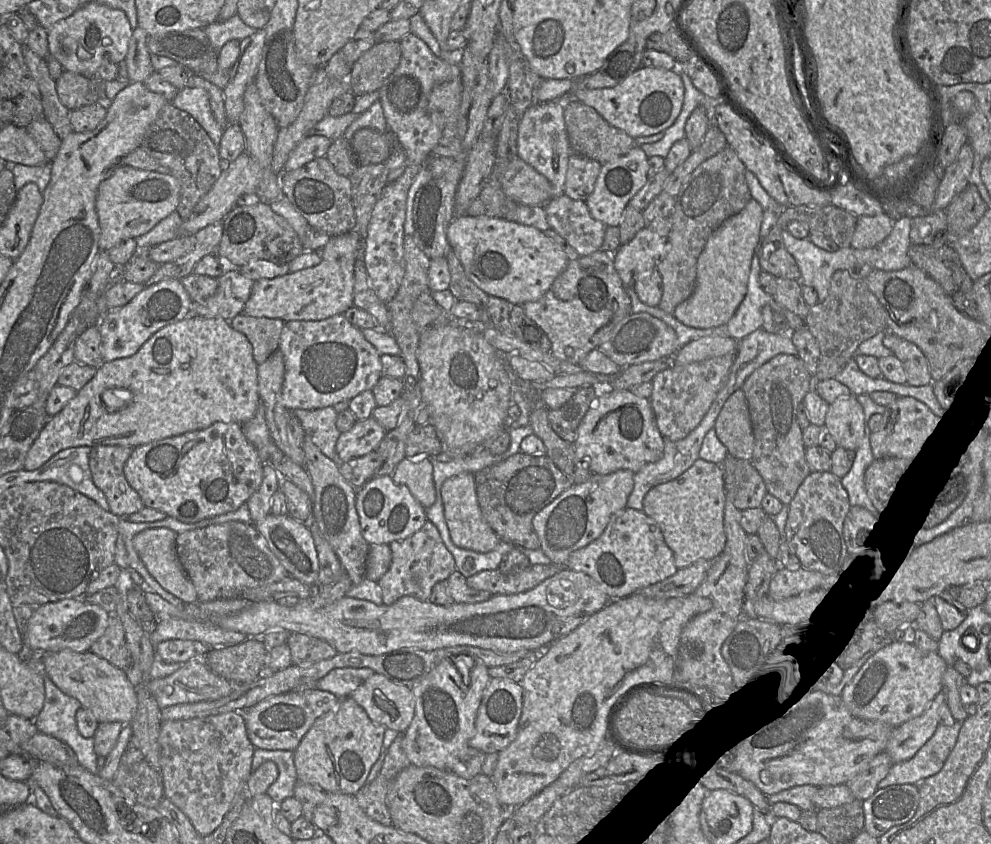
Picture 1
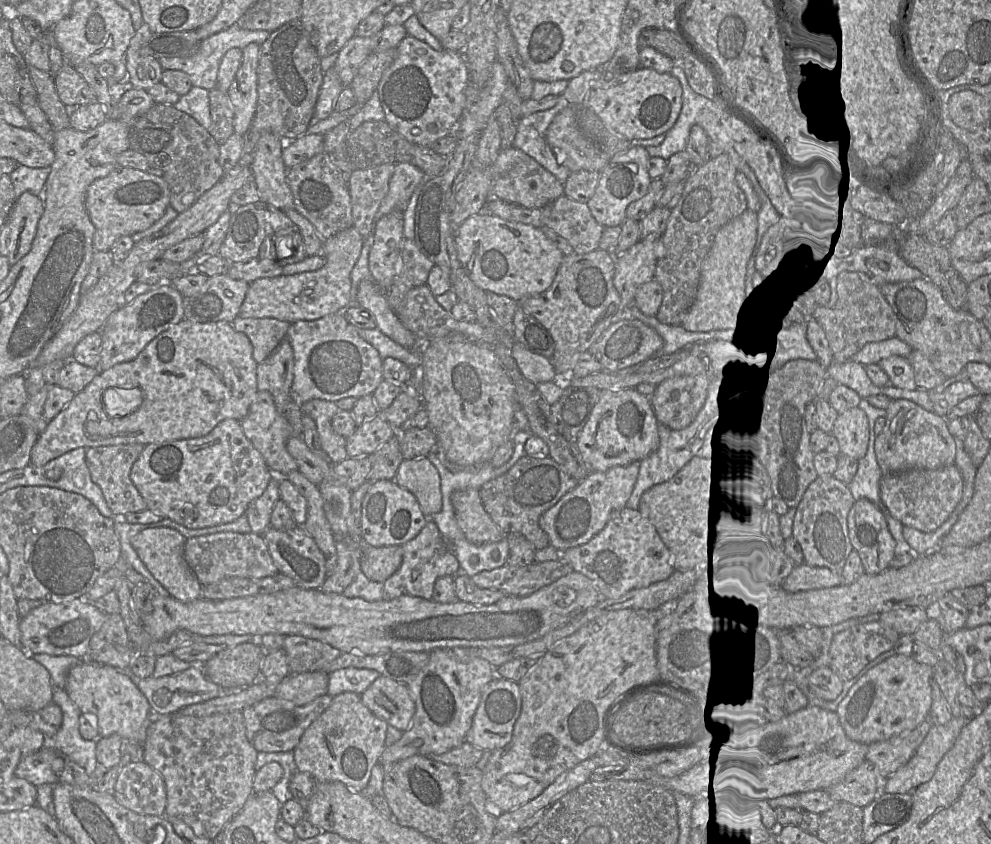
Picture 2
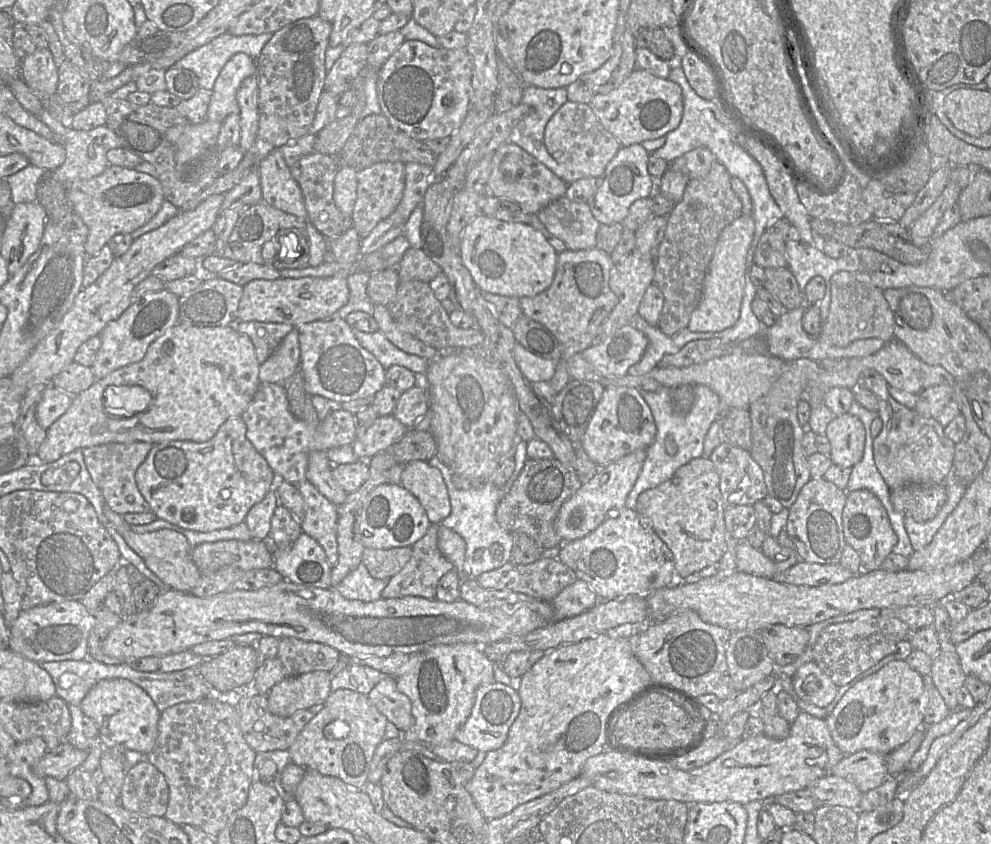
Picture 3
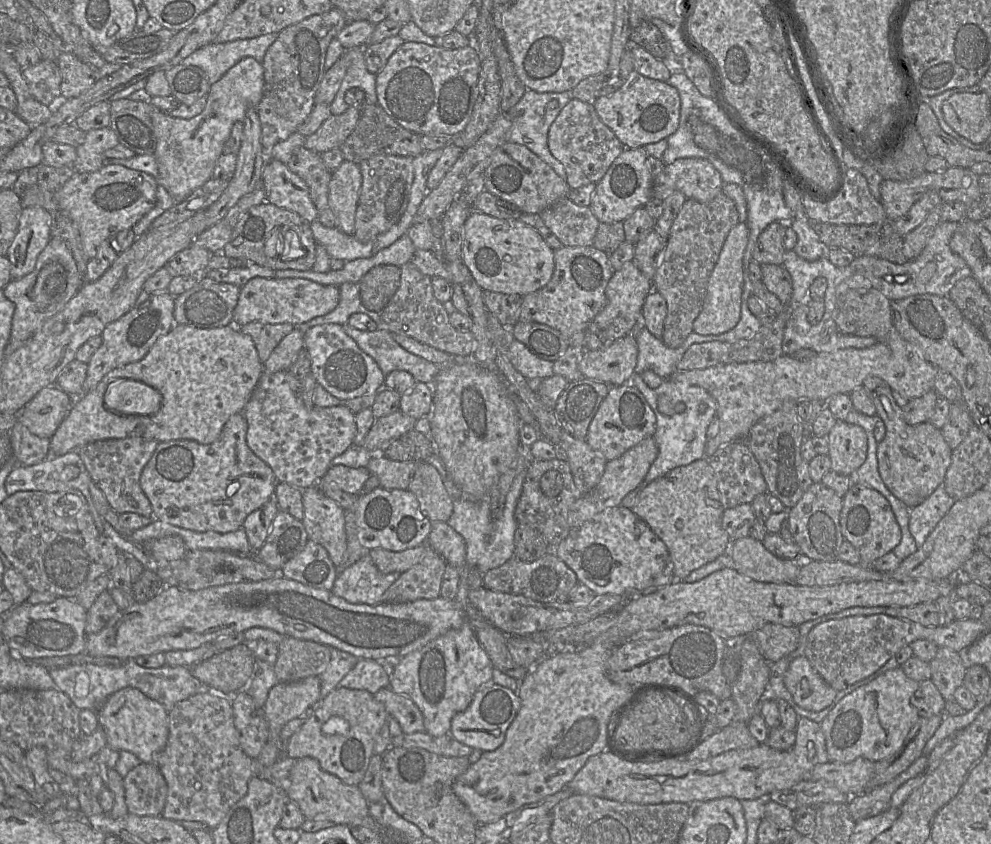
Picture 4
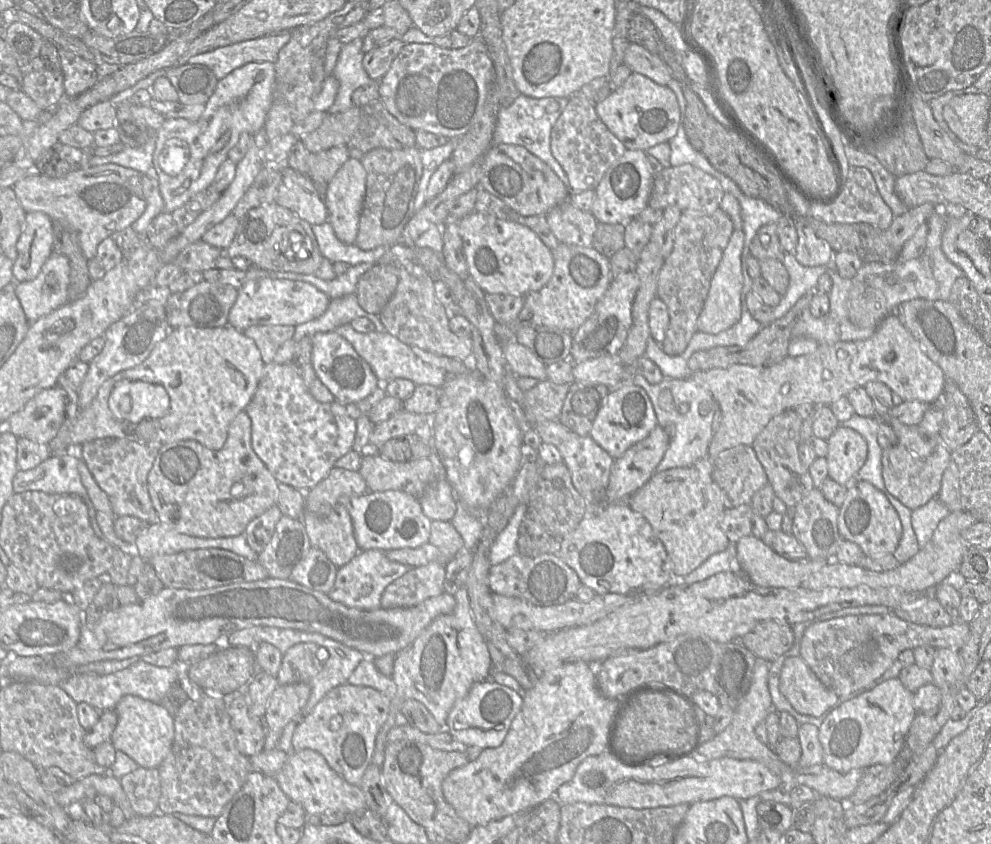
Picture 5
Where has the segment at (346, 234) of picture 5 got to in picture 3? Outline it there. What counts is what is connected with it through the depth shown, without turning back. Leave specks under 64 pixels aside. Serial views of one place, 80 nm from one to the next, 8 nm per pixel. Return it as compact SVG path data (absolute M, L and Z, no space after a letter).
M340 164L334 180L333 198L337 208L345 217L351 217L357 198L357 171Z

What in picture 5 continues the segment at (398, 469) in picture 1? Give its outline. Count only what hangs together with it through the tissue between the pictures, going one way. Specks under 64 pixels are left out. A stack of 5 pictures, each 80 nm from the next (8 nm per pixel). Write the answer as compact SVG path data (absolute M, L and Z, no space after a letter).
M436 478L419 497L423 513L435 521L450 521L455 515L457 498L446 479Z

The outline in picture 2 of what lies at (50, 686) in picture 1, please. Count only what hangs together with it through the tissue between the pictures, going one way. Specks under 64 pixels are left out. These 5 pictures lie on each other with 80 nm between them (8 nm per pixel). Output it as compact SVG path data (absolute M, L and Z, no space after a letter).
M53 686L52 702L57 704L63 714L62 724L58 732L47 738L46 747L68 757L83 767L91 777L97 764L96 740L85 740L80 735L80 708L69 698L62 688Z

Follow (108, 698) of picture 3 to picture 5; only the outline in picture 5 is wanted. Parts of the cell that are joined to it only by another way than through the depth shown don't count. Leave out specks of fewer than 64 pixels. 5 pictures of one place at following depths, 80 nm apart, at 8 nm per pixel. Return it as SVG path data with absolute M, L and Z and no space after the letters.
M133 695L124 696L113 710L118 717L110 739L115 749L126 753L141 767L158 768L174 741L173 716L160 704Z

